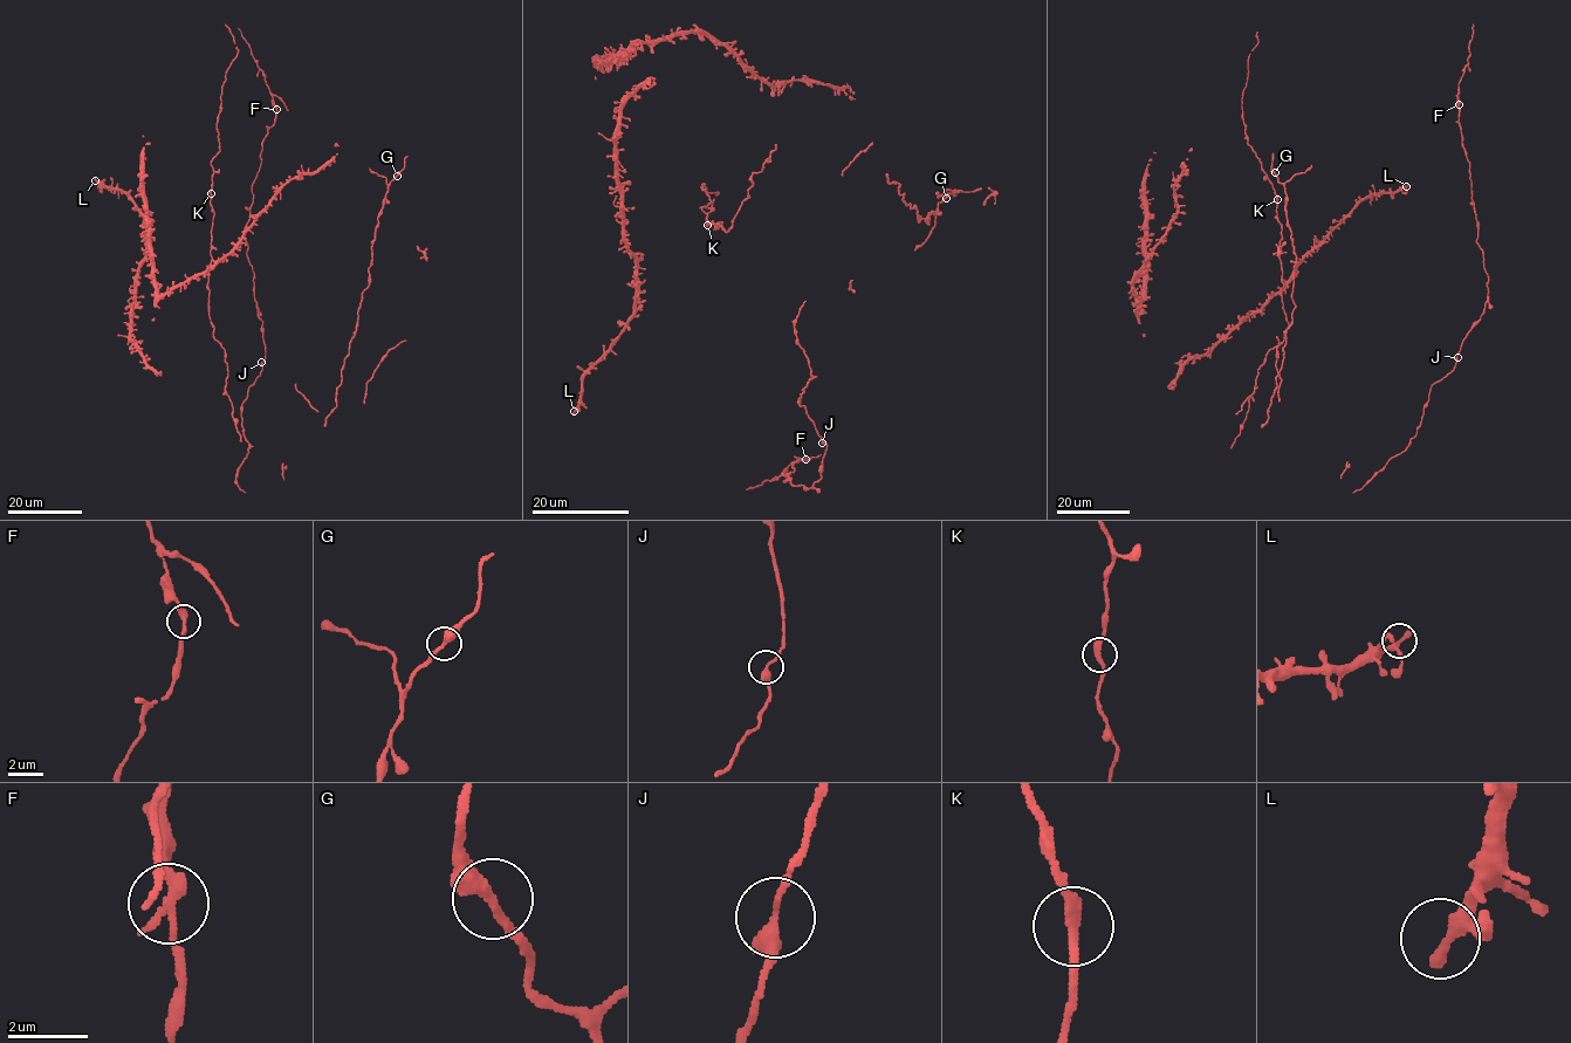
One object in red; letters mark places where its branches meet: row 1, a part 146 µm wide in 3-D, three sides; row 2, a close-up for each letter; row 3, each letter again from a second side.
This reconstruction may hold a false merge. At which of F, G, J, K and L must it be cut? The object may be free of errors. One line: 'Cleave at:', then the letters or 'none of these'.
Cleave at: F

